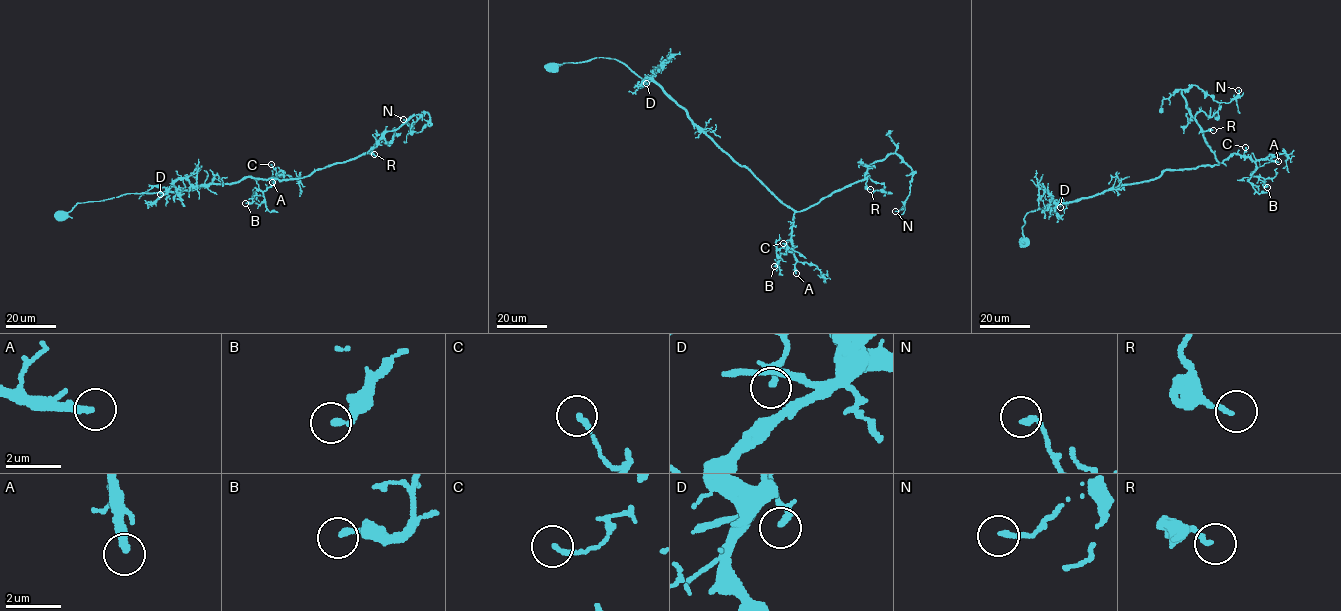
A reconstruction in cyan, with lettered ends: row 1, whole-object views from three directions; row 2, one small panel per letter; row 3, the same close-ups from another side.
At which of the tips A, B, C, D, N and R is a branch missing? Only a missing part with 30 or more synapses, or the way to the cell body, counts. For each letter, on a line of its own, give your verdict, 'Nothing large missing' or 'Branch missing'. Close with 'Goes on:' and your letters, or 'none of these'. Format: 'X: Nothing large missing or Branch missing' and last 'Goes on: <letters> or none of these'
A: Branch missing
B: Nothing large missing
C: Nothing large missing
D: Nothing large missing
N: Nothing large missing
R: Nothing large missing
Goes on: A

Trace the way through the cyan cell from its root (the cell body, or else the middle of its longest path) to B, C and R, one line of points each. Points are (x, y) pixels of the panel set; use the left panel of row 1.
B: (258, 178), (285, 179), (279, 171), (273, 183), (265, 190), (253, 193), (252, 202), (245, 203)
C: (258, 178), (284, 180), (282, 171), (277, 172), (271, 164)
R: (258, 178), (298, 179), (332, 164), (365, 153), (374, 154)

